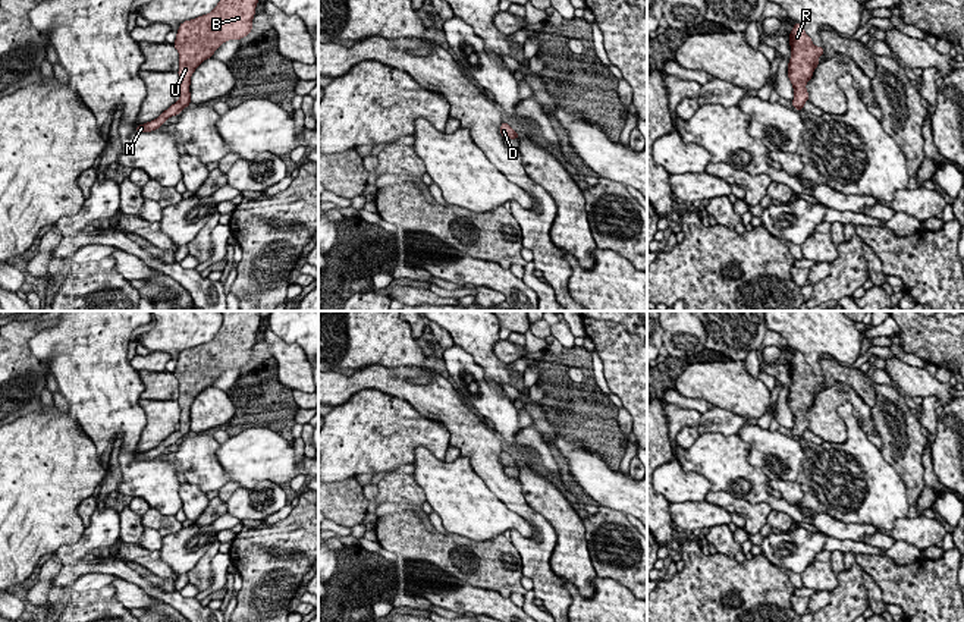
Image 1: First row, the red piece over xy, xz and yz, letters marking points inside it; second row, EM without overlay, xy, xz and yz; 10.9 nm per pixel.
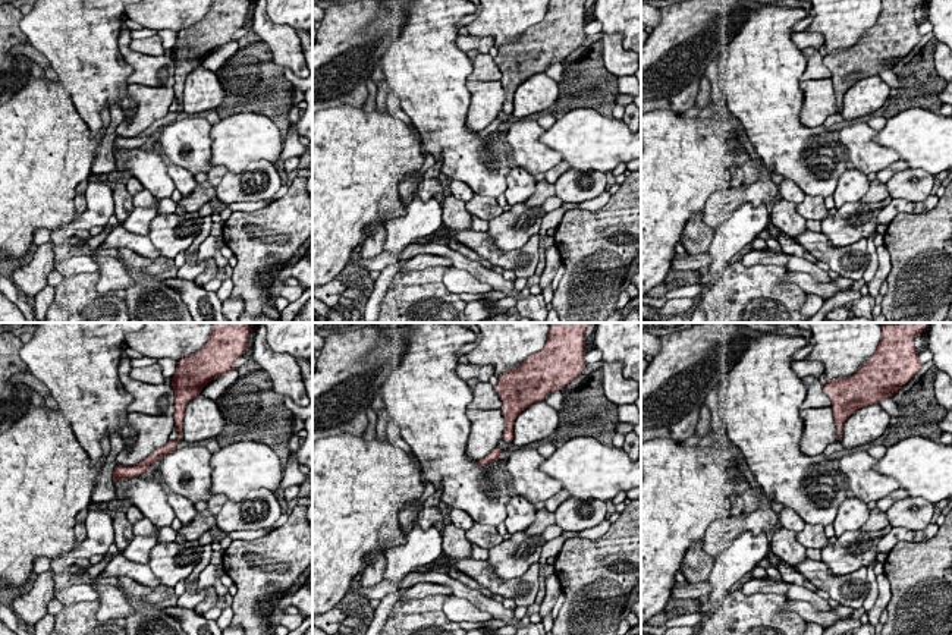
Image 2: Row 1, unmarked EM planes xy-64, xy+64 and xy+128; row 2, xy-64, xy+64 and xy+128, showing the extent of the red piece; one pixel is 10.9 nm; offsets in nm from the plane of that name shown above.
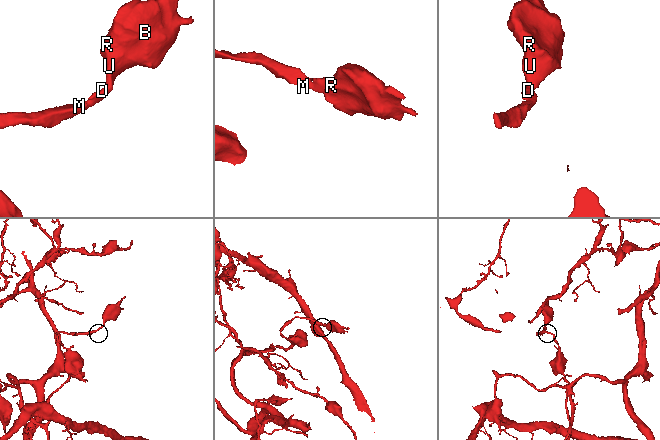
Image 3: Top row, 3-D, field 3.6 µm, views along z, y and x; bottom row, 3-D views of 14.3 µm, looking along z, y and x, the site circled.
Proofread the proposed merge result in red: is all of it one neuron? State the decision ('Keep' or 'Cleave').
Keep

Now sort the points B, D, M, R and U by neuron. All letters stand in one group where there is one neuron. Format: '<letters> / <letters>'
B D M R U

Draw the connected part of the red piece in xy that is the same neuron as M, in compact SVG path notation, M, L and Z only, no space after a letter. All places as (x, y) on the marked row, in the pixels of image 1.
M220 0L210 13L179 25L173 45L179 53L180 98L157 119L136 126L136 132L158 129L169 117L178 116L191 104L192 73L204 60L213 57L223 43L242 40L252 31L257 3L258 0Z

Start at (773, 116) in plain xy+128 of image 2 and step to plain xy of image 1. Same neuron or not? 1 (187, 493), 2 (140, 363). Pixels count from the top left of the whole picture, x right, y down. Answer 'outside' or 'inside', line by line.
1: outside
2: outside

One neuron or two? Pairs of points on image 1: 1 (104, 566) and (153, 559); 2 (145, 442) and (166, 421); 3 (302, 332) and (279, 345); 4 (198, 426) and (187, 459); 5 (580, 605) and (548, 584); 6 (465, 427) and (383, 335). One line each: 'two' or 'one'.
1: two
2: one
3: two
4: two
5: two
6: two

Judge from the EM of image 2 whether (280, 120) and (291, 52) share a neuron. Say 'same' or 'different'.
different

